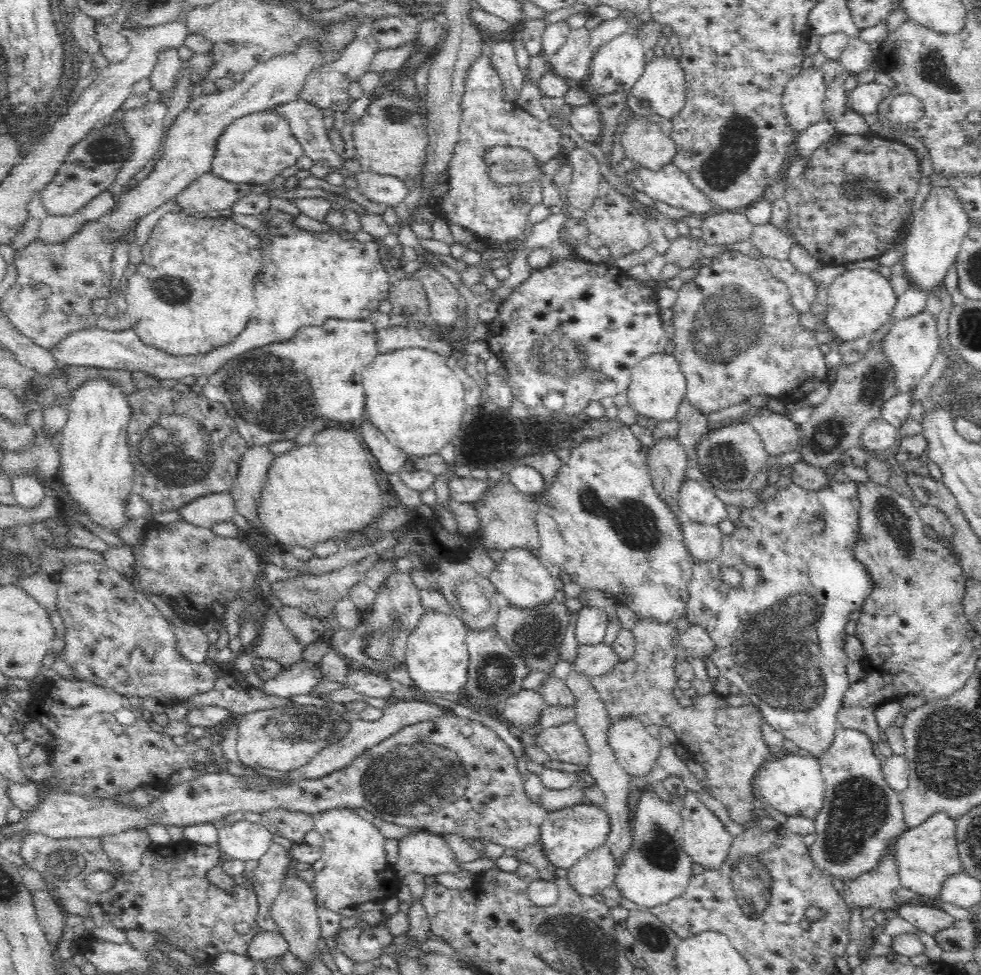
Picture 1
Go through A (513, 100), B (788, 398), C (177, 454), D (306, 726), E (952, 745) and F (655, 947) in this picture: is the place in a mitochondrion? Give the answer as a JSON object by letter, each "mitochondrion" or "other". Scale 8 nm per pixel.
{"A":"other","B":"other","C":"mitochondrion","D":"mitochondrion","E":"mitochondrion","F":"mitochondrion"}

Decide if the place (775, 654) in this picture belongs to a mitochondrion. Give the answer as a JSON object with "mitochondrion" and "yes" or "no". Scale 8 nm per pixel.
{"mitochondrion":"yes"}

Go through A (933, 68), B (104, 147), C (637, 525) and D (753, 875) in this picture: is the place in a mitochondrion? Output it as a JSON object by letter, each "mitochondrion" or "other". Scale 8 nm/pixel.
{"A":"mitochondrion","B":"mitochondrion","C":"mitochondrion","D":"mitochondrion"}

